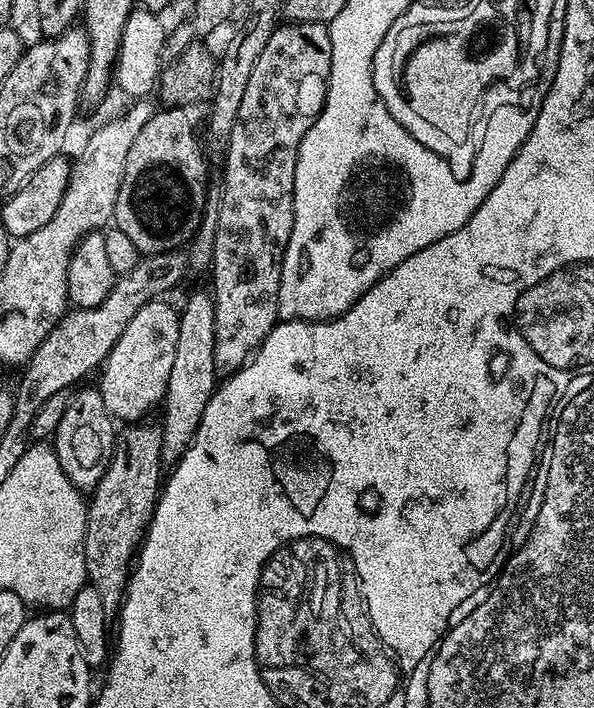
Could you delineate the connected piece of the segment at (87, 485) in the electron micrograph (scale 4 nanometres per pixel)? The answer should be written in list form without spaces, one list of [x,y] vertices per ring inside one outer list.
[[[92,386],[75,392],[71,393],[66,414],[62,414],[62,422],[58,422],[56,427],[54,447],[58,462],[73,486],[81,490],[92,490],[102,474],[106,474],[106,466],[110,466],[118,428],[114,417],[106,410],[106,402],[102,402],[99,387]]]

